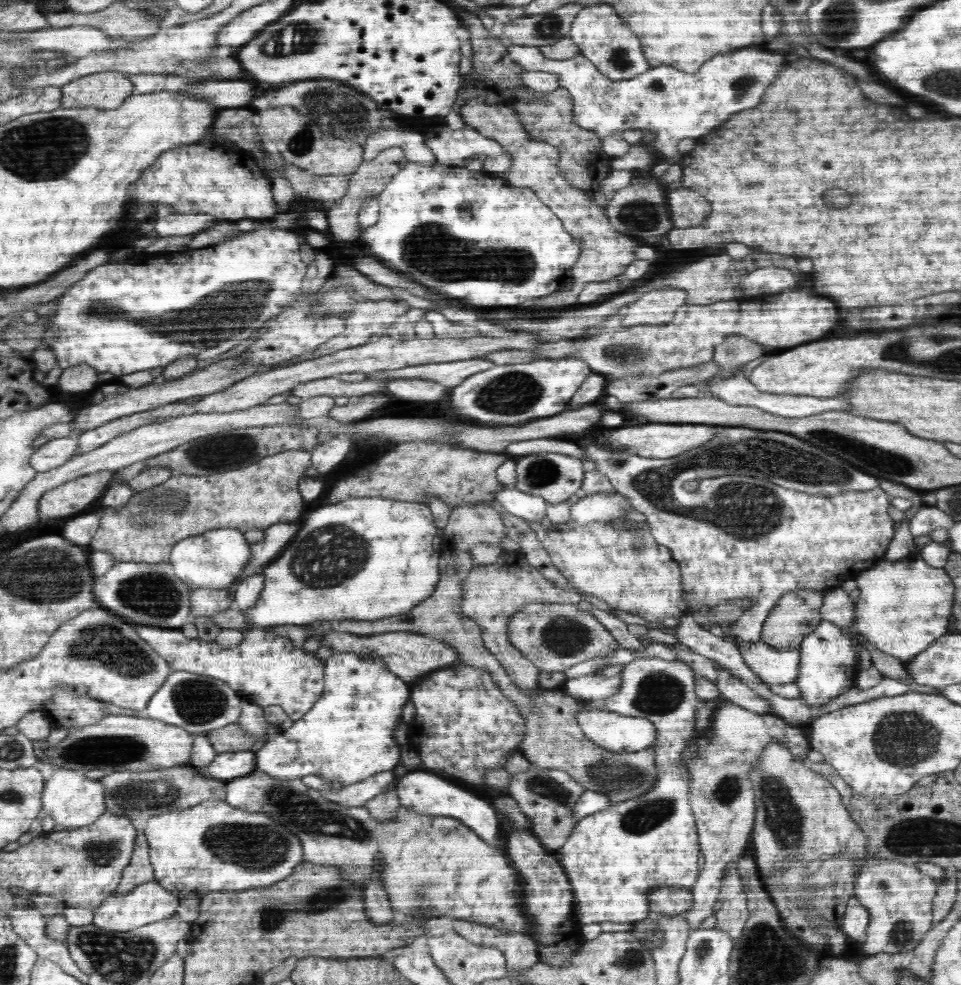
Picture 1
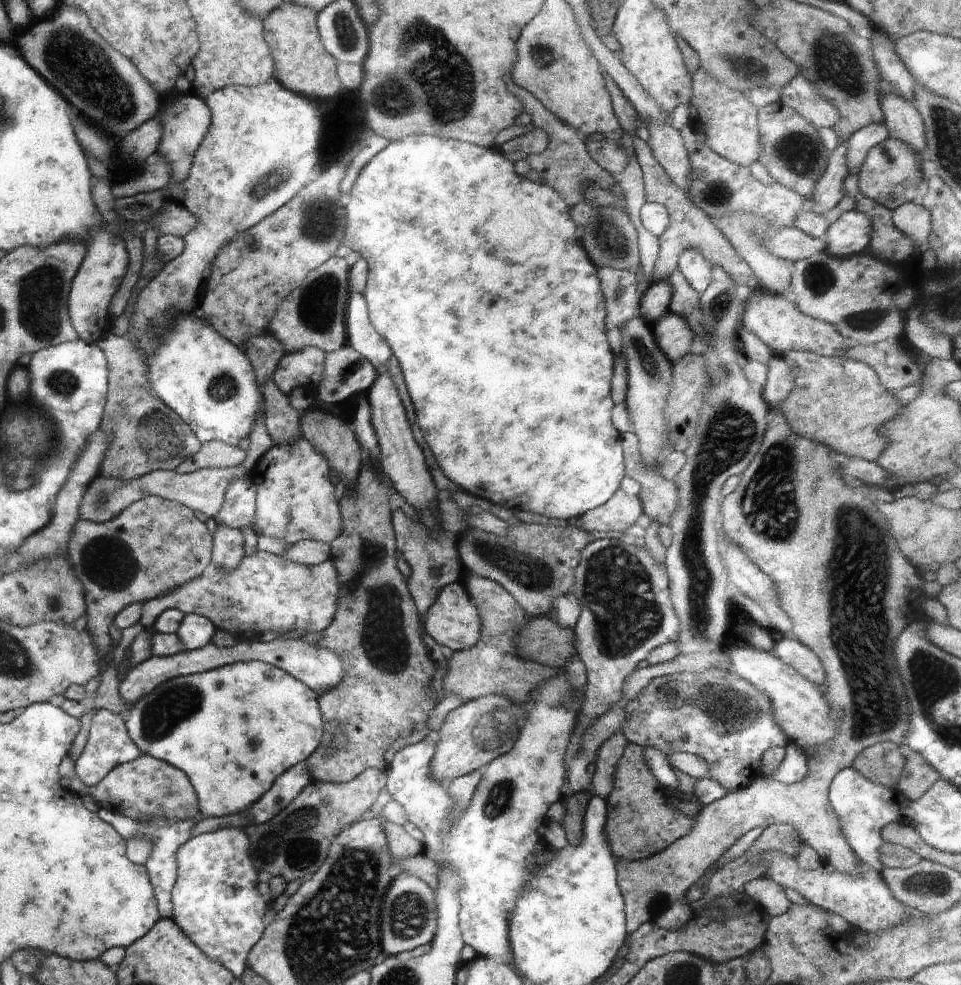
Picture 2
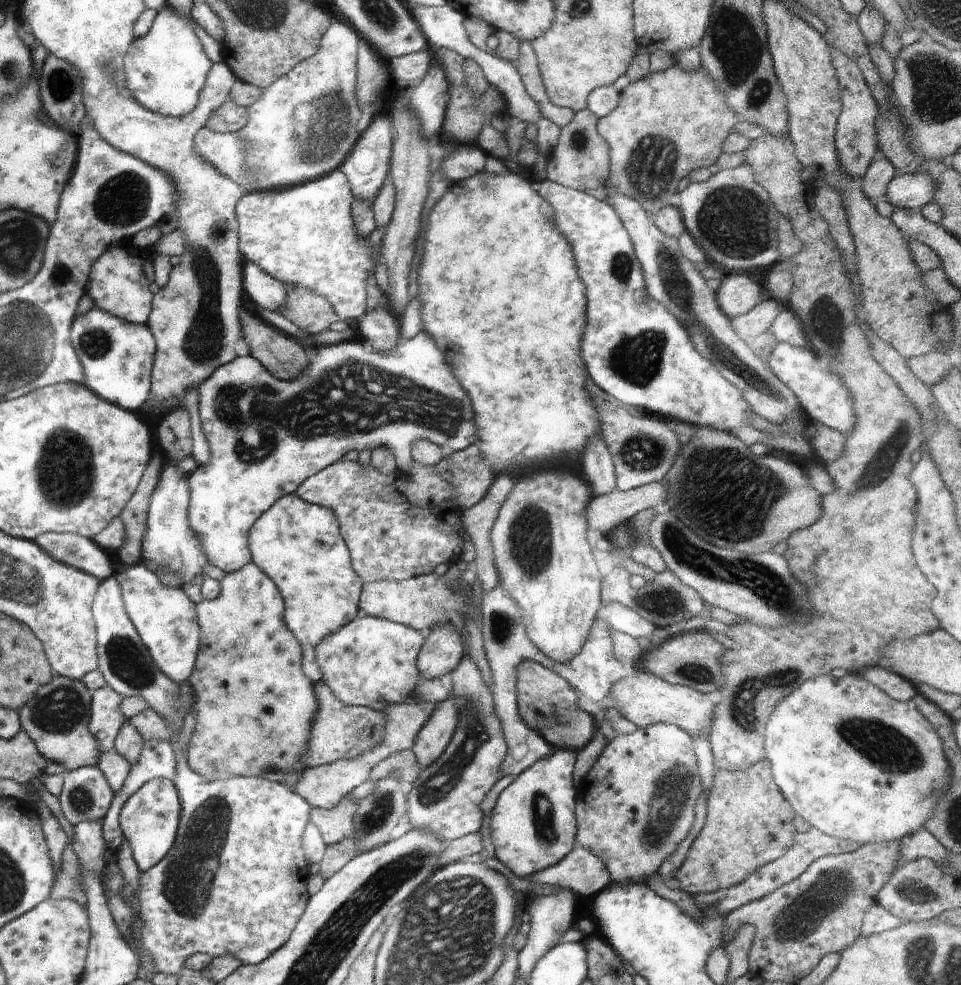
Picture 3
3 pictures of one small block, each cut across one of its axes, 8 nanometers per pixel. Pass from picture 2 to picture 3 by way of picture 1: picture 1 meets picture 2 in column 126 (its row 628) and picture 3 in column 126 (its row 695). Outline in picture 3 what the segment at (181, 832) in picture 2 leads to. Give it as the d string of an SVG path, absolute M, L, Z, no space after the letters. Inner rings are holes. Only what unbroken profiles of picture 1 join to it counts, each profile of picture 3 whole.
M155 778L143 784L120 809L118 817L120 830L130 844L136 866L141 872L156 866L175 842L180 816L179 794L173 780Z

